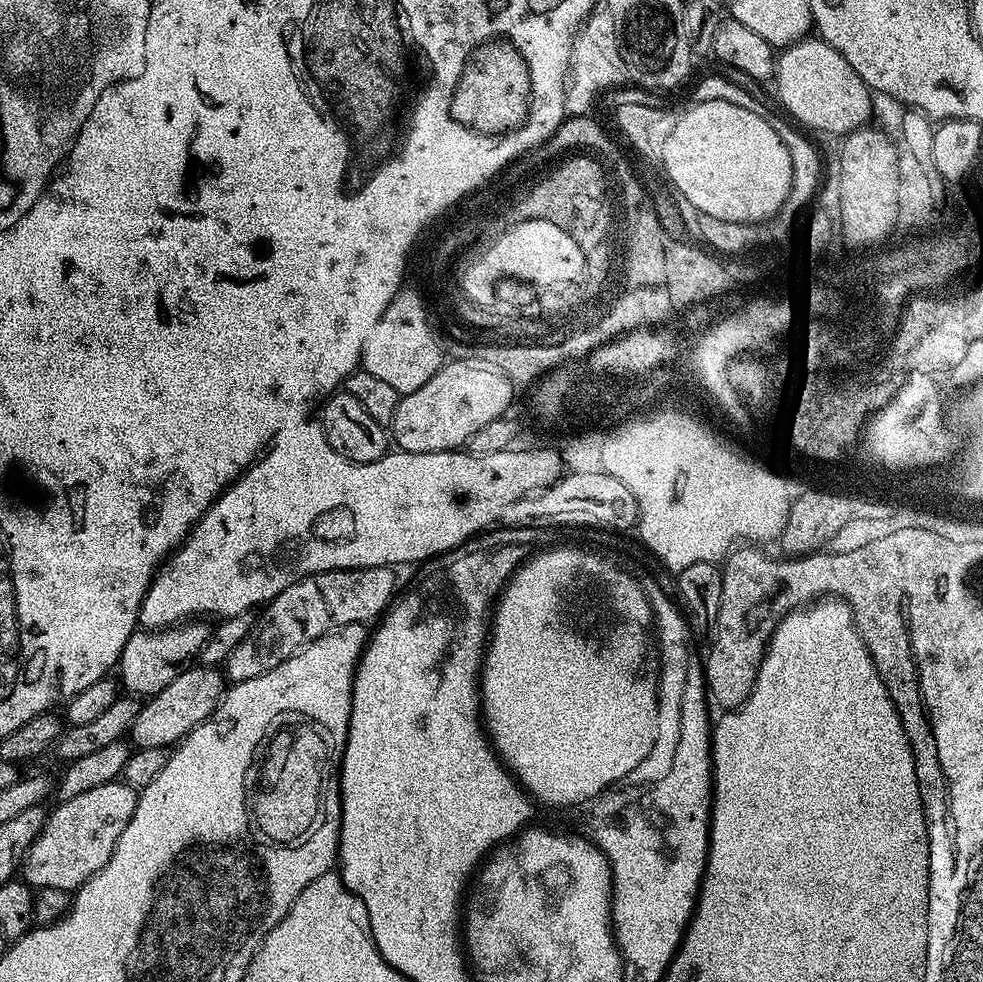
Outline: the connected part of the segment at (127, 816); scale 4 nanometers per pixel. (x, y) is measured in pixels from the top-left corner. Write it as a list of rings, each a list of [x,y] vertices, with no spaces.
[[[113,782],[94,786],[94,790],[78,794],[78,798],[57,803],[57,808],[45,821],[44,831],[26,857],[23,879],[40,890],[55,888],[65,894],[79,890],[90,877],[104,869],[106,862],[110,862],[118,840],[136,810],[137,801],[137,789],[131,784]]]

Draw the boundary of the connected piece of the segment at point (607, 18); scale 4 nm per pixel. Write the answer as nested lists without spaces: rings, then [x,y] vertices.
[[[598,4],[576,35],[572,44],[570,81],[565,91],[565,111],[569,115],[583,116],[591,109],[600,92],[610,92],[623,87],[629,81],[625,63],[618,53],[618,38],[615,37],[615,23],[606,4]]]

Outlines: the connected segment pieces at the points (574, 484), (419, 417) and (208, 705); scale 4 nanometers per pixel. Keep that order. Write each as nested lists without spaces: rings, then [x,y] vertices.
[[[603,470],[597,472],[576,472],[563,475],[548,489],[533,495],[530,502],[521,502],[511,509],[510,516],[516,522],[531,522],[533,527],[551,527],[552,525],[597,526],[611,530],[632,529],[639,523],[640,511],[638,510],[635,494],[618,478]]]
[[[480,364],[445,369],[436,380],[401,395],[390,429],[391,439],[401,452],[450,452],[460,450],[484,426],[505,415],[514,401],[508,382]]]
[[[216,666],[192,667],[185,667],[174,678],[174,682],[170,682],[170,686],[157,692],[147,701],[148,704],[145,703],[141,707],[140,714],[132,724],[130,733],[131,739],[136,739],[135,743],[139,747],[168,750],[179,745],[189,732],[193,732],[203,720],[208,719],[215,708],[220,705],[226,691],[226,680],[221,669]]]

